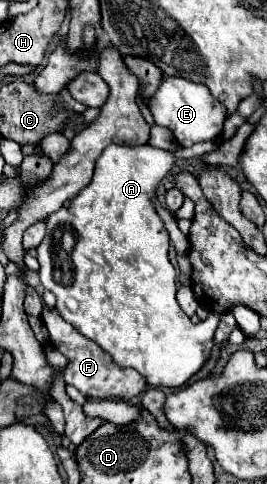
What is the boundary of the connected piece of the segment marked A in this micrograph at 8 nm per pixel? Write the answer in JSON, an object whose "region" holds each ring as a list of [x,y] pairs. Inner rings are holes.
{"region":[[[108,145],[108,149],[96,161],[90,185],[84,187],[68,207],[62,207],[46,219],[46,237],[36,247],[36,257],[40,261],[40,283],[44,289],[54,293],[56,309],[62,313],[62,317],[76,325],[84,337],[96,341],[106,353],[110,353],[118,367],[132,367],[146,379],[148,385],[162,385],[170,389],[182,387],[204,367],[214,347],[214,331],[220,321],[220,315],[210,313],[204,323],[192,323],[176,301],[176,271],[168,259],[170,237],[152,205],[152,195],[158,183],[172,169],[176,159],[184,159],[182,149],[164,151],[152,145]],[[66,241],[76,243],[72,251],[66,253],[66,261],[60,259],[62,263],[70,263],[70,271],[62,273],[62,269],[56,269],[54,257],[64,255],[62,243]]]}

